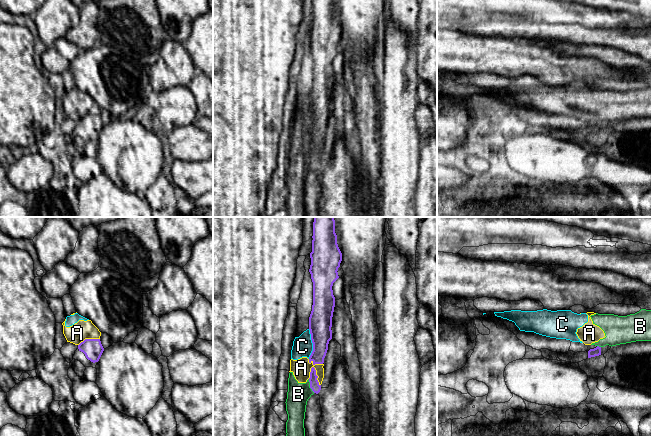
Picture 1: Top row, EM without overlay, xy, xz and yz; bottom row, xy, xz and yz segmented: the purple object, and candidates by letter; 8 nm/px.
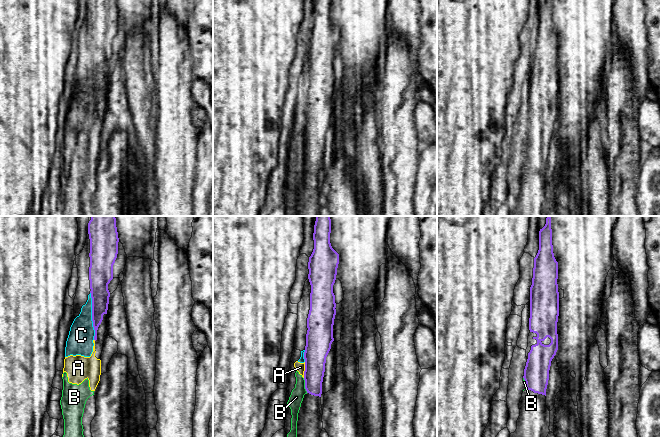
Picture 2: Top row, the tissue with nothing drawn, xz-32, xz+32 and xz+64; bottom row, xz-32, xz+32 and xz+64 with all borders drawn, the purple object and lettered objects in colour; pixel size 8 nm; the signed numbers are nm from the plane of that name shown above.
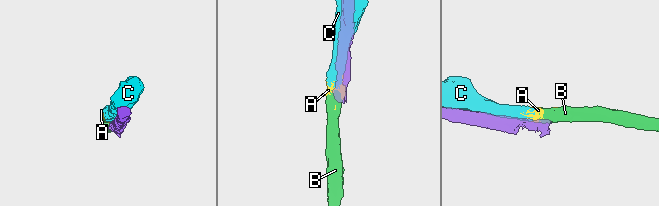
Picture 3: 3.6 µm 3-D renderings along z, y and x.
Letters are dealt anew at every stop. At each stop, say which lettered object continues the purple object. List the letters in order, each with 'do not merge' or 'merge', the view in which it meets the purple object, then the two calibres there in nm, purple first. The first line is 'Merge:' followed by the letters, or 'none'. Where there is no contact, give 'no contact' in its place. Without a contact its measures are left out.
Merge: none
A: do not merge | xz | 80/160 nm
B: do not merge | xz | 80/180 nm
C: do not merge | xz | 190/160 nm

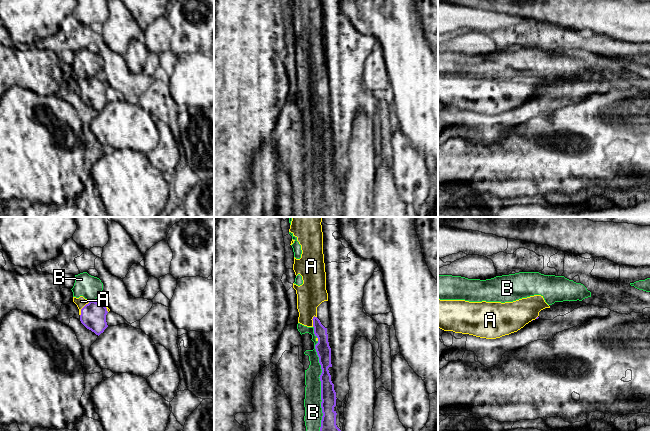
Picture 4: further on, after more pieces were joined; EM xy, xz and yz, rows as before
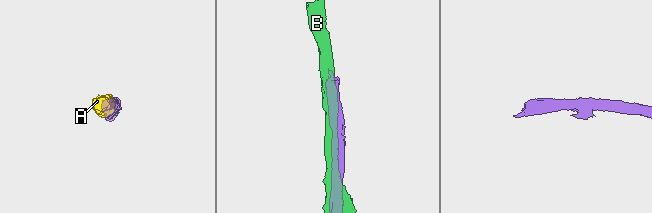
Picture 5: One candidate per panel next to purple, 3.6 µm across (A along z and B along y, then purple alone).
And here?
Merge: A
A: merge | xy | 200/80 nm
B: do not merge | xz | 130/140 nm

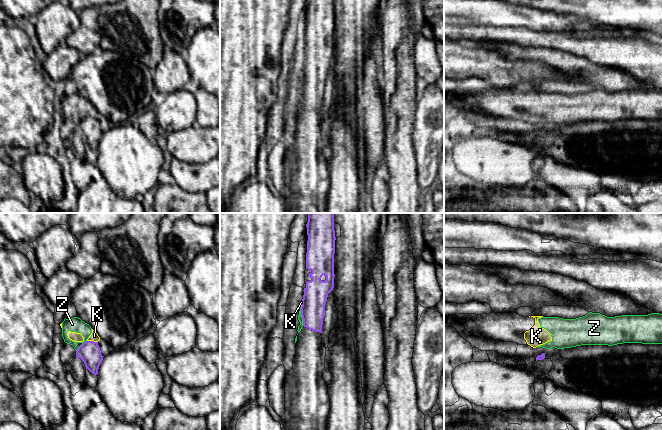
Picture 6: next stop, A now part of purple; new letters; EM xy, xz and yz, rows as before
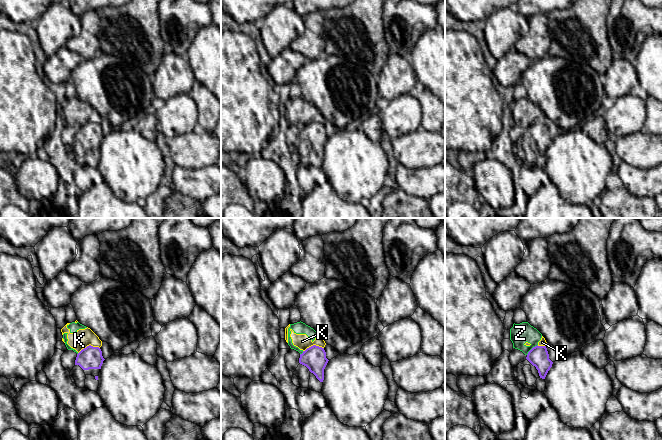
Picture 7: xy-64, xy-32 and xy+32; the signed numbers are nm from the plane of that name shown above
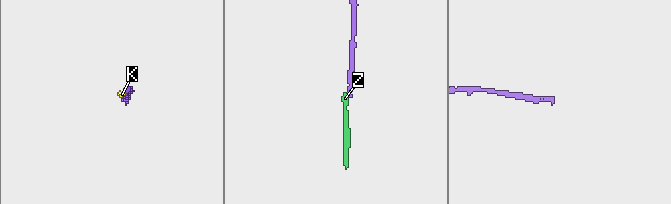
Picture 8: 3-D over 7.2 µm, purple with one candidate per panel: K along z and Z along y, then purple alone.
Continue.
Merge: none
K: do not merge | xy | 180/70 nm
Z: do not merge | xz | 190/40 nm

